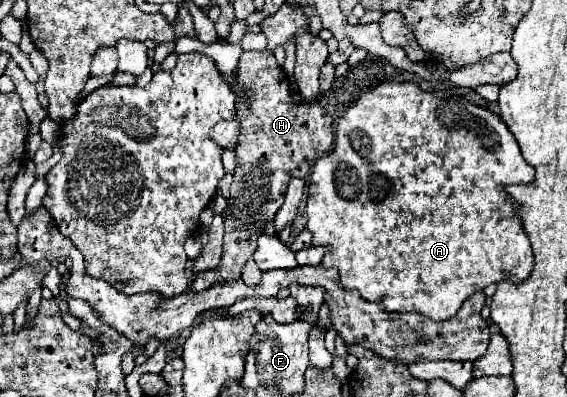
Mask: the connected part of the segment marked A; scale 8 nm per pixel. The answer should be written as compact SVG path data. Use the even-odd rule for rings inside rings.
M366 58L362 64L356 68L348 70L346 76L338 78L330 92L324 94L324 98L338 98L338 100L348 100L354 98L356 102L344 112L344 116L338 122L336 128L336 142L332 154L320 158L312 170L310 176L310 190L308 190L308 230L312 232L312 244L314 246L324 246L328 248L322 260L324 268L338 268L340 272L340 282L346 290L358 290L364 300L370 302L382 302L388 312L418 312L434 322L444 322L450 320L462 306L462 302L472 296L478 290L484 290L490 284L498 284L502 280L510 282L522 282L530 276L532 266L534 266L534 256L530 248L530 240L526 232L522 230L522 220L514 212L514 202L506 192L506 186L510 184L528 184L534 180L534 168L526 164L526 160L520 154L518 142L514 140L514 134L506 128L500 116L492 114L490 110L478 108L470 104L468 100L460 96L450 96L444 92L424 92L412 82L394 82L396 80L396 68L390 66L390 62L382 58Z

